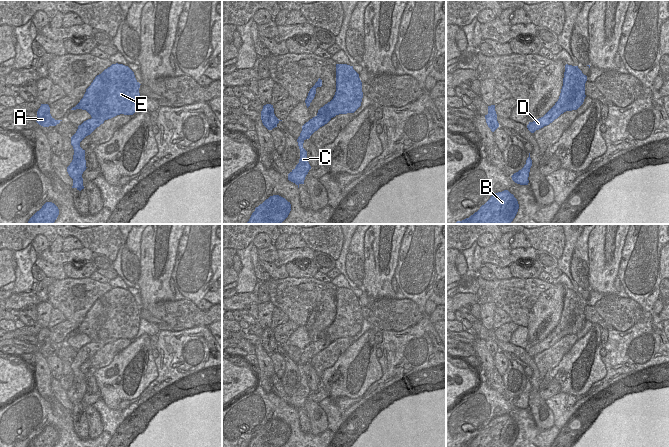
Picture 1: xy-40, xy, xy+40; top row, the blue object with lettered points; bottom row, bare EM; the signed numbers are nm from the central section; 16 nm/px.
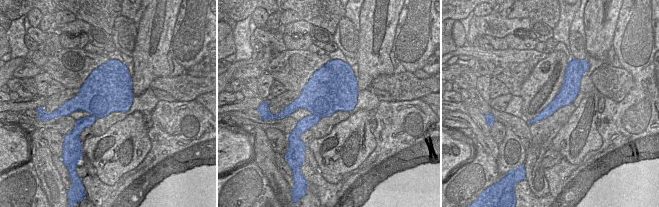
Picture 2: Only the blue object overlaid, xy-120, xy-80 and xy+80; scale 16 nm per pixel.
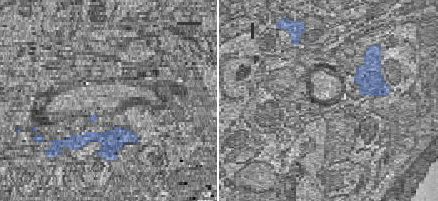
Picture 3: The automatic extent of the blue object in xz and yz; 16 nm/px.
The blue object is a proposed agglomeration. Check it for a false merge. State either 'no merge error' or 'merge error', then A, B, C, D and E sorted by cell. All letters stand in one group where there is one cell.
merge error | A E / B C D

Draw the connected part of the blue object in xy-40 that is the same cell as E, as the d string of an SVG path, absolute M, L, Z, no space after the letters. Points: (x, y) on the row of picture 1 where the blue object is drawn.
M112 64L95 77L83 98L71 110L86 110L102 124L120 114L133 115L139 105L140 85L128 66Z

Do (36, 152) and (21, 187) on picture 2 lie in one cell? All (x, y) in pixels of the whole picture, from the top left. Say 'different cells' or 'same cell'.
different cells

